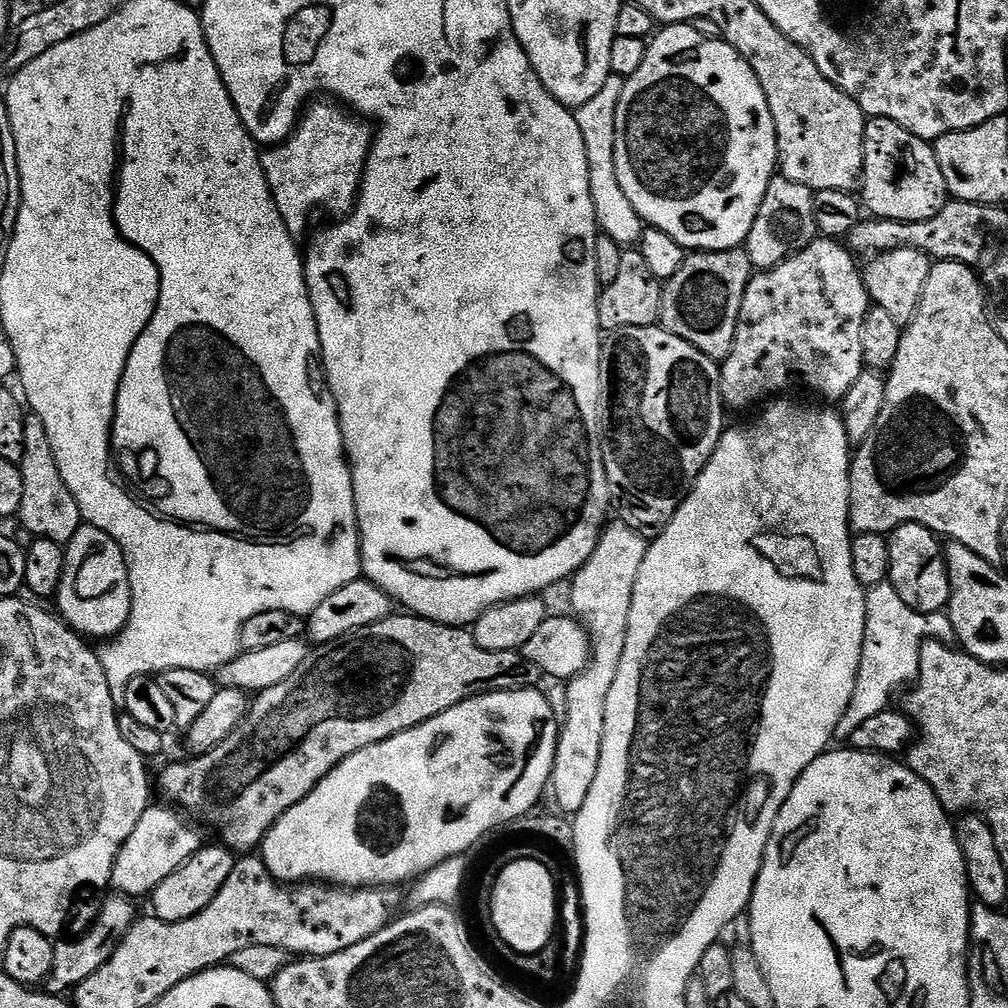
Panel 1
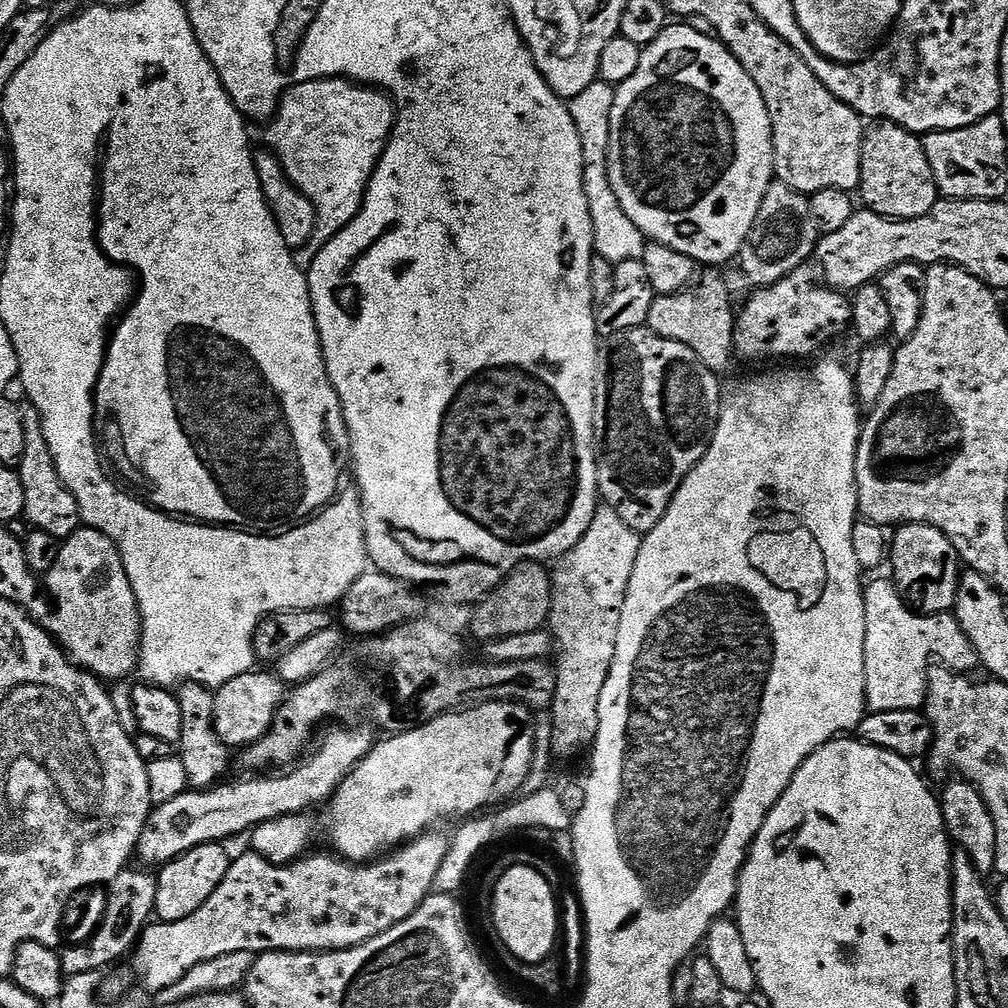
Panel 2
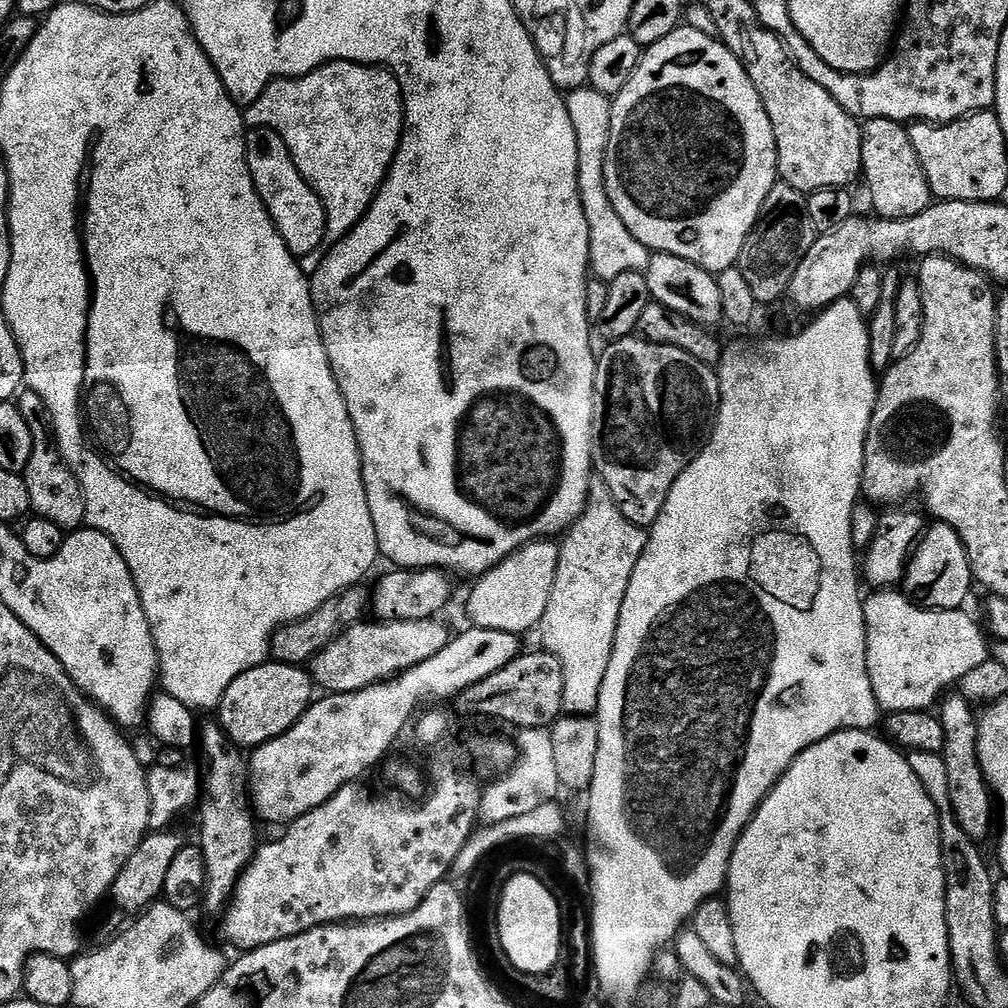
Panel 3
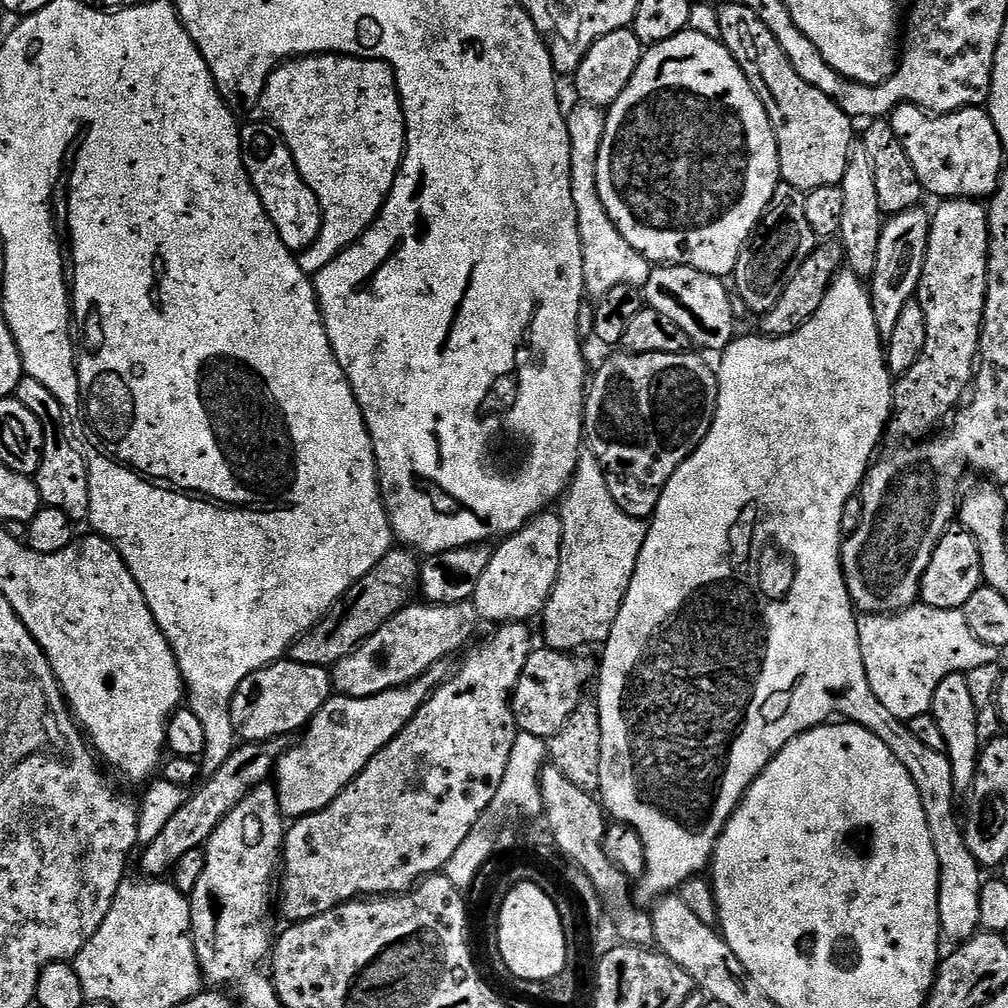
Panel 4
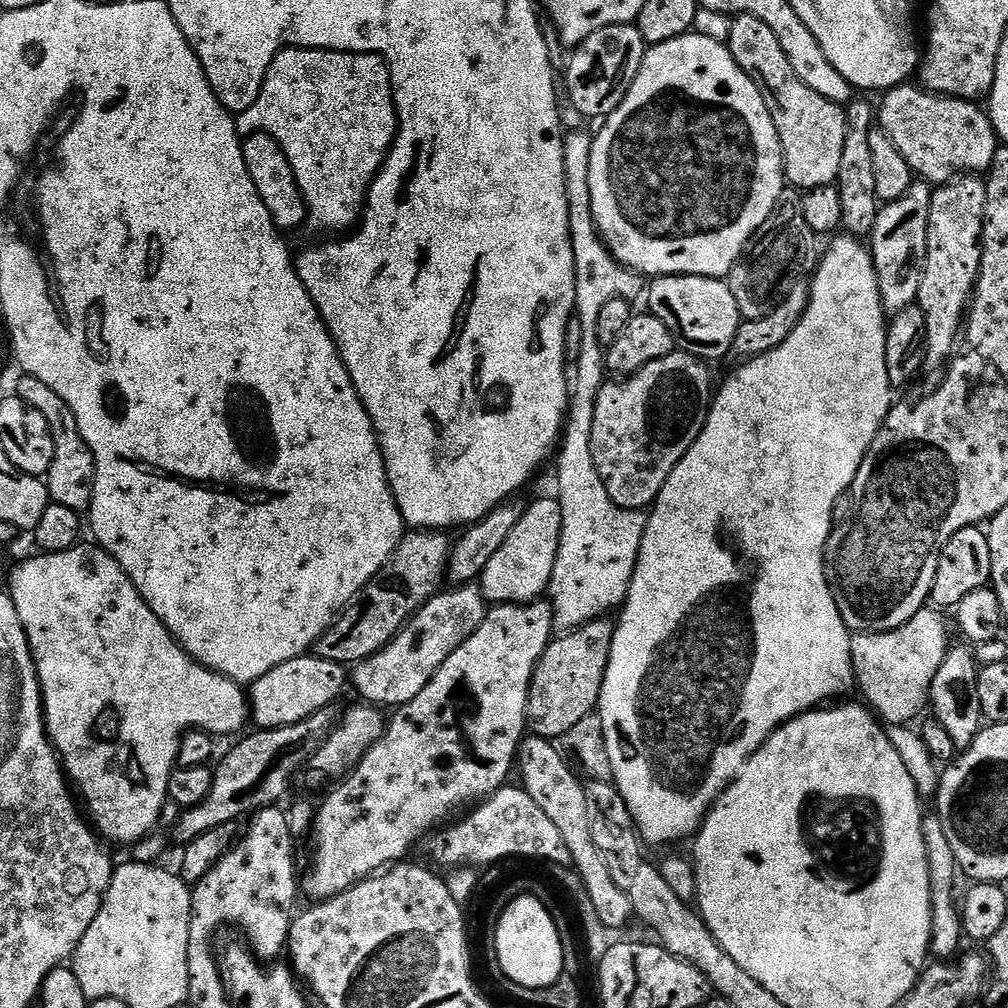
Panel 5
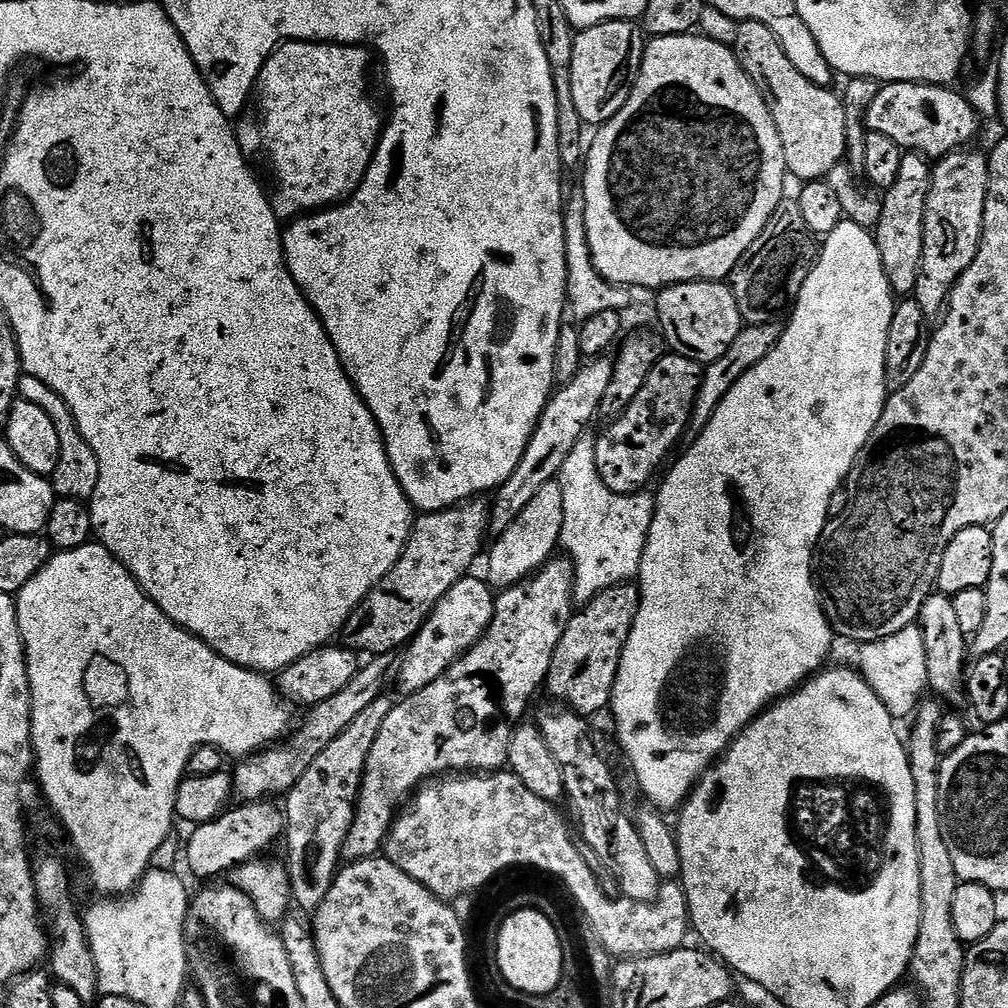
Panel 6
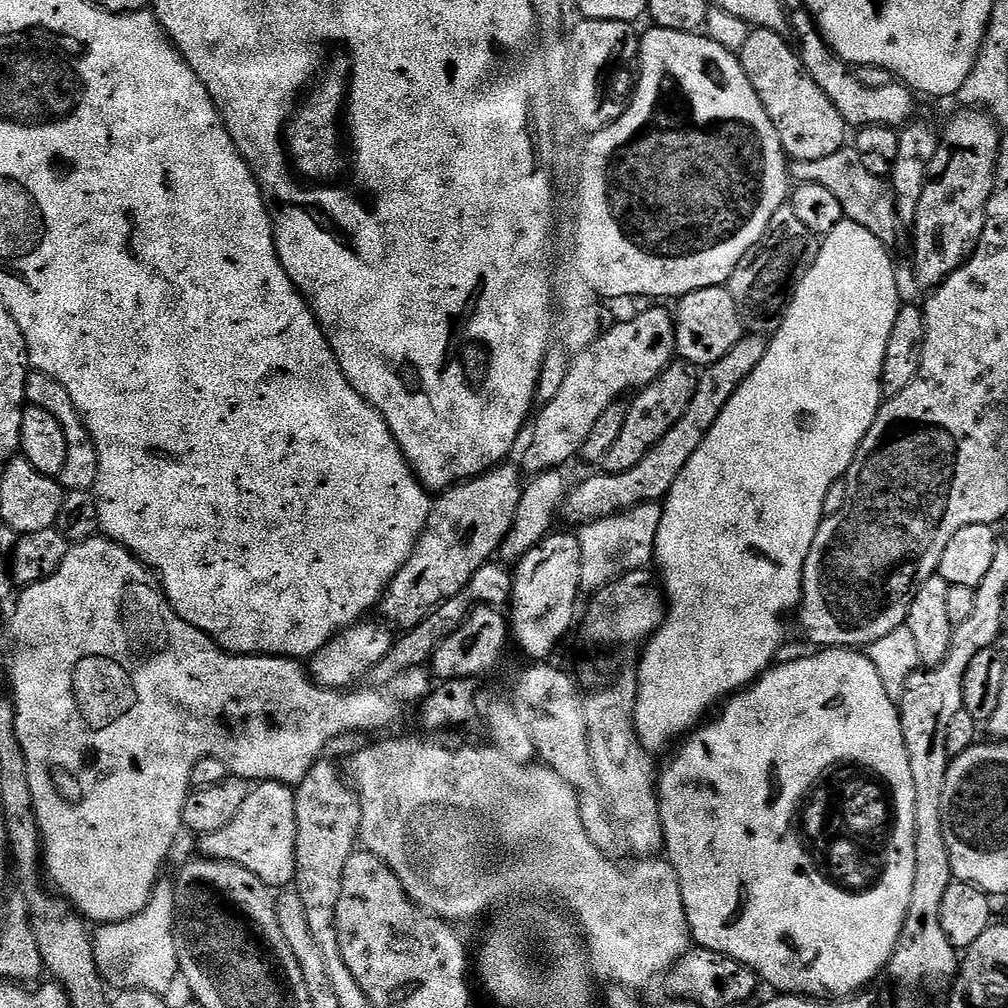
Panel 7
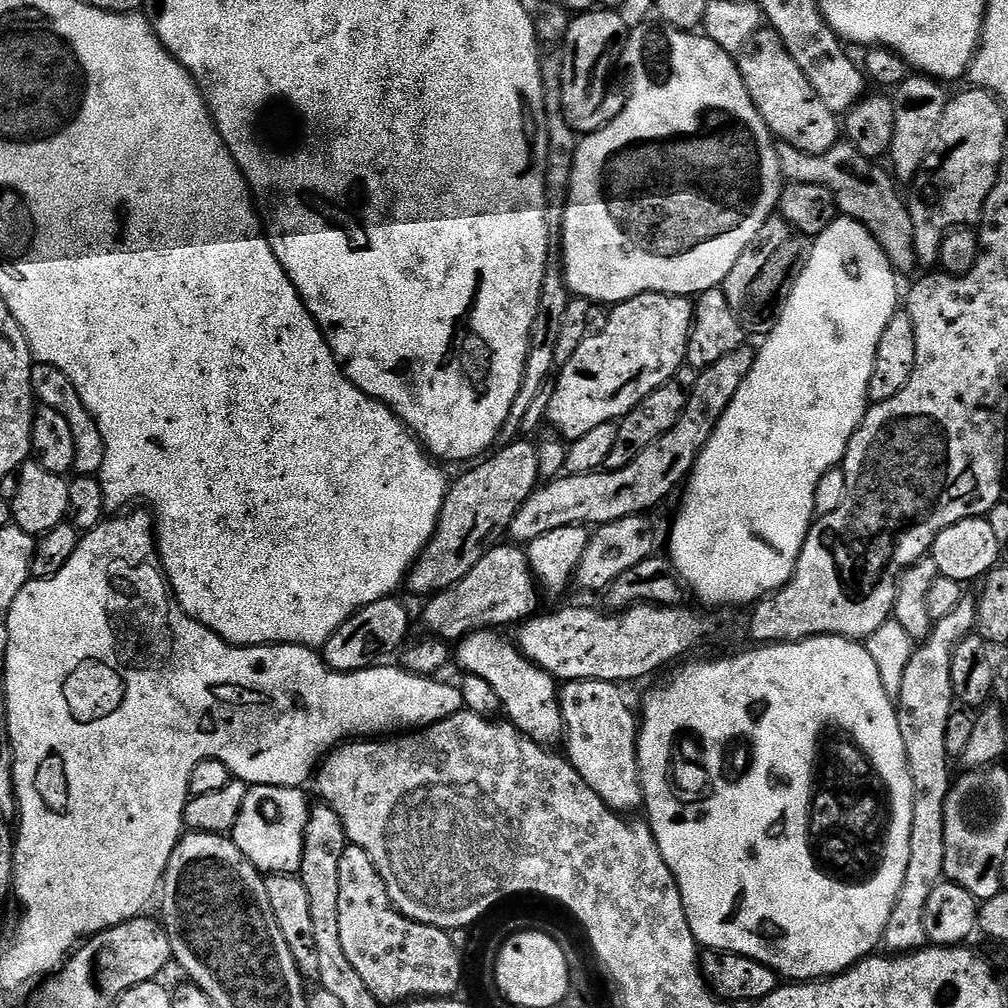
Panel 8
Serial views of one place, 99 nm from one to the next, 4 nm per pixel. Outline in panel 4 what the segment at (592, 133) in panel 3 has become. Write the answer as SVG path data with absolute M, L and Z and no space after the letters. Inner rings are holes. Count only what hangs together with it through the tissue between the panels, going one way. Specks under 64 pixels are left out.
M576 102L572 109L567 109L564 117L566 130L570 134L570 190L574 194L574 210L578 210L578 234L582 238L582 270L584 271L584 291L589 297L599 298L610 294L614 286L634 286L644 289L653 270L652 261L646 259L614 226L606 206L602 206L602 194L598 194L598 150L602 150L602 138L606 134L606 112L595 108L593 104Z

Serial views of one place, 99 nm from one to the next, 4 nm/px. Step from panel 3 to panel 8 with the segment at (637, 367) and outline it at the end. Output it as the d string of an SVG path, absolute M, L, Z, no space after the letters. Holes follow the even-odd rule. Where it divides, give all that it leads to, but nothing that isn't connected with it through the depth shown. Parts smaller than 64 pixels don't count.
M691 366L680 368L672 375L671 380L667 380L662 386L658 386L658 390L654 390L649 396L642 398L642 402L638 402L638 406L634 406L634 410L630 410L622 417L618 423L618 439L614 441L610 455L604 463L607 471L617 472L630 466L630 462L634 462L634 458L638 458L638 454L642 454L642 450L646 450L646 446L658 442L658 438L662 438L662 434L666 434L666 430L670 430L674 426L674 422L678 422L678 418L682 418L688 405L688 395L692 392L697 375L697 369Z

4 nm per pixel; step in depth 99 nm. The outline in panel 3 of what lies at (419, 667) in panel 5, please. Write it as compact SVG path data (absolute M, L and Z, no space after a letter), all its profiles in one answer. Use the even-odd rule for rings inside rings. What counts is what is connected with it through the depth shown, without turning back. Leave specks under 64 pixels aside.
M433 618L430 620L385 620L383 622L361 622L355 624L350 630L346 630L326 650L322 650L310 662L312 682L317 689L328 694L338 692L357 692L363 688L369 688L375 684L381 684L384 680L391 680L393 676L418 666L418 662L426 662L426 658L434 658L442 646L446 646L450 639L450 631L443 624L443 619Z

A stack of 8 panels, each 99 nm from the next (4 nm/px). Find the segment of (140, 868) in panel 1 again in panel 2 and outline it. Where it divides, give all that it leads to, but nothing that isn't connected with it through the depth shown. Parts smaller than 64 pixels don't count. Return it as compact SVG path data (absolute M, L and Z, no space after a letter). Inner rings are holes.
M336 726L333 732L328 732L324 737L319 737L318 743L297 763L287 769L283 774L260 774L255 778L244 778L241 784L228 785L228 782L221 783L211 790L187 790L172 801L165 804L158 804L153 807L151 816L148 817L148 826L144 829L142 838L138 845L138 860L144 866L156 864L163 866L172 860L177 860L182 854L194 850L194 846L211 844L213 842L228 842L231 836L239 832L247 833L249 830L265 824L271 820L281 820L283 816L299 816L307 813L307 808L315 804L323 805L331 800L332 795L340 788L342 781L354 771L360 764L362 758L373 746L373 733L368 730L361 730L359 727Z

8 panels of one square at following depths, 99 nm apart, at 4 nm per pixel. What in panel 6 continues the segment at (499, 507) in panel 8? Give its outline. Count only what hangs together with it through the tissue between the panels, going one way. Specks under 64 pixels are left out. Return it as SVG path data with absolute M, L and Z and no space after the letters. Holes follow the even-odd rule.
M473 498L465 500L463 504L455 504L441 512L426 512L415 517L412 525L412 537L408 545L402 550L396 565L388 571L386 578L366 594L366 598L350 614L342 629L343 647L352 649L357 654L372 652L373 657L387 656L395 653L395 648L403 649L418 634L418 630L428 621L438 602L462 577L473 571L472 563L476 555L485 547L484 535L490 532L490 504L487 499Z

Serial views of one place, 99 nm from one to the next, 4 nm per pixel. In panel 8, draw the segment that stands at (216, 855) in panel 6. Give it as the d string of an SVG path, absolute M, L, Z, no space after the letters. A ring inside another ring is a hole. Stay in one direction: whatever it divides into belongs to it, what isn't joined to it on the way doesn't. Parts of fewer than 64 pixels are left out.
M265 784L249 787L246 802L242 802L242 814L238 814L238 822L232 827L230 838L261 874L291 876L299 873L310 813L310 803L308 804L308 796L304 791L303 787L287 788Z

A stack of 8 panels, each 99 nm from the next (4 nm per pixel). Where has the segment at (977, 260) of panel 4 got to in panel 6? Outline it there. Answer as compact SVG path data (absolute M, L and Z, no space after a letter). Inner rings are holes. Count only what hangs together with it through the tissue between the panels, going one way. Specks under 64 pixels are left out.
M982 151L951 152L935 161L932 169L932 189L926 198L926 218L922 238L922 266L916 283L914 299L922 306L929 318L943 313L948 295L962 278L962 274L974 262L980 249L984 229L984 211L988 193L988 158Z

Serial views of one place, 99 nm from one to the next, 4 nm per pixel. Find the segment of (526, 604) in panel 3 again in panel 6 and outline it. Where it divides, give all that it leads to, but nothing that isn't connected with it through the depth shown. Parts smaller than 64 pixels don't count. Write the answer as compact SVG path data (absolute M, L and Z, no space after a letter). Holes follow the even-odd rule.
M553 482L542 486L538 494L526 507L522 514L514 518L513 524L502 535L491 541L488 552L488 573L486 579L493 589L503 590L513 588L523 580L540 571L549 560L557 555L560 548L560 535L564 521L564 507L562 506L562 486Z

